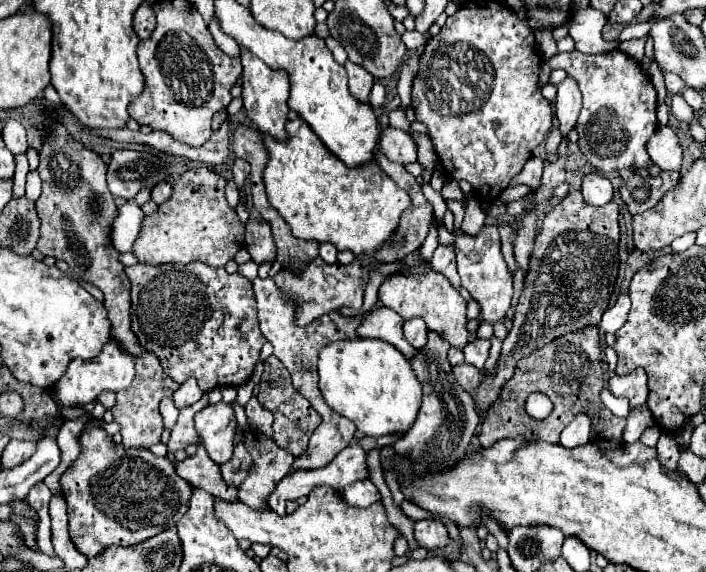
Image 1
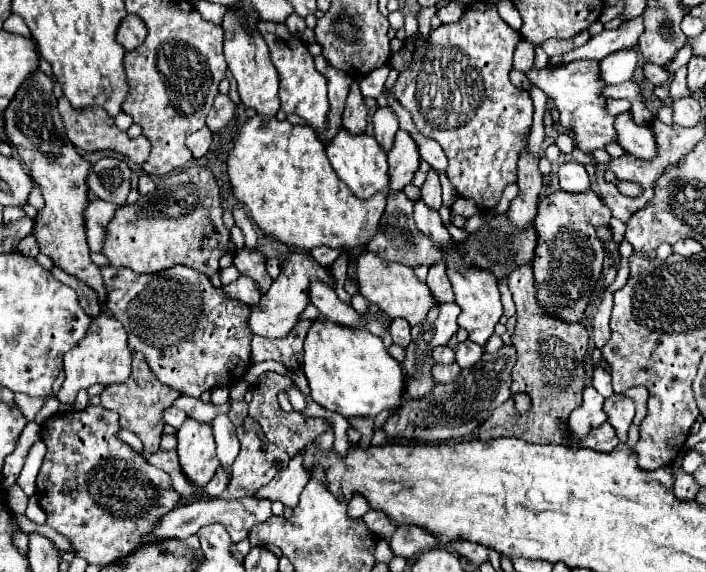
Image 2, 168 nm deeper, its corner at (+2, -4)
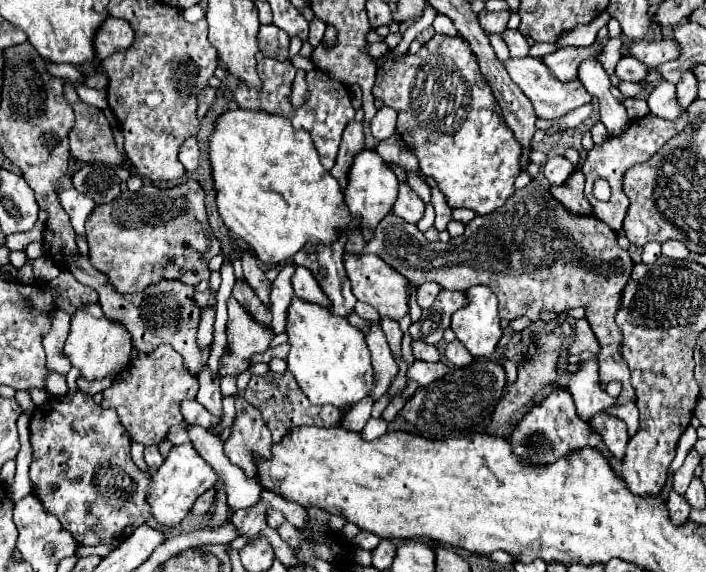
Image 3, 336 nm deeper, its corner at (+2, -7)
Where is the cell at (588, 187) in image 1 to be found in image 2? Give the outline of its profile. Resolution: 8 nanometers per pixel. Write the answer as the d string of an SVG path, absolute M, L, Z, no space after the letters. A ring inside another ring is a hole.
M577 162L561 164L557 176L559 176L559 184L565 192L587 192L587 190L591 190L591 184L593 184L585 166L577 164Z

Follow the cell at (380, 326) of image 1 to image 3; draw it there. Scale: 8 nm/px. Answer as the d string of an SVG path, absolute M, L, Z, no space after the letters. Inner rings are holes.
M297 267L293 277L291 277L291 285L293 291L299 299L309 301L309 303L317 303L321 307L331 307L331 301L327 299L327 295L321 291L317 279L311 275L311 271L307 267Z

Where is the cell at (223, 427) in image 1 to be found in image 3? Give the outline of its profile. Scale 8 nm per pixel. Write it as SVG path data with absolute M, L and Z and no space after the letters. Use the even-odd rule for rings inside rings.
M191 443L173 447L165 463L151 475L151 485L147 489L147 503L151 507L151 517L169 529L177 527L193 507L195 499L207 489L211 489L215 481L217 481L215 471L195 453Z

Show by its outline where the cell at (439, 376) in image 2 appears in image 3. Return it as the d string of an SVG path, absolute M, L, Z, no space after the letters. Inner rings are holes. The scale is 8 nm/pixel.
M415 361L413 365L409 365L407 369L407 377L417 381L421 387L437 381L439 377L443 377L443 373L447 373L449 367L443 363L425 363L425 361Z

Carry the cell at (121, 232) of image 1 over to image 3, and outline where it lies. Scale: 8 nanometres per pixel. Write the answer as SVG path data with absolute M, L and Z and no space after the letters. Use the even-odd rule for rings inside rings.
M61 189L61 191L57 191L57 199L59 199L59 205L65 209L65 213L69 215L75 233L83 235L85 233L85 227L83 227L85 219L93 211L91 207L95 207L95 201L91 201L89 197L77 193L75 189Z

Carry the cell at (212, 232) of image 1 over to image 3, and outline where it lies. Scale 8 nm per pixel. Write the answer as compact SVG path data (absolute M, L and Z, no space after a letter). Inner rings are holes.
M193 179L171 189L159 189L155 185L143 185L135 193L125 189L119 197L115 197L115 201L111 201L111 205L95 205L85 223L85 239L89 243L91 265L107 275L113 289L123 295L141 293L161 279L175 279L183 281L185 285L197 285L199 281L209 279L211 271L207 269L207 263L213 255L219 255L221 249L207 223L205 193L201 185Z

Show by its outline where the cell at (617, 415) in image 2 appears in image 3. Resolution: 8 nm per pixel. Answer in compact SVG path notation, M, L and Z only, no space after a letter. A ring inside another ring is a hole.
M597 413L587 423L591 425L591 429L595 429L595 433L599 433L603 437L603 443L607 445L609 453L615 459L625 457L625 447L627 447L629 435L627 435L627 427L623 421L619 421L617 417L609 417L605 413Z

